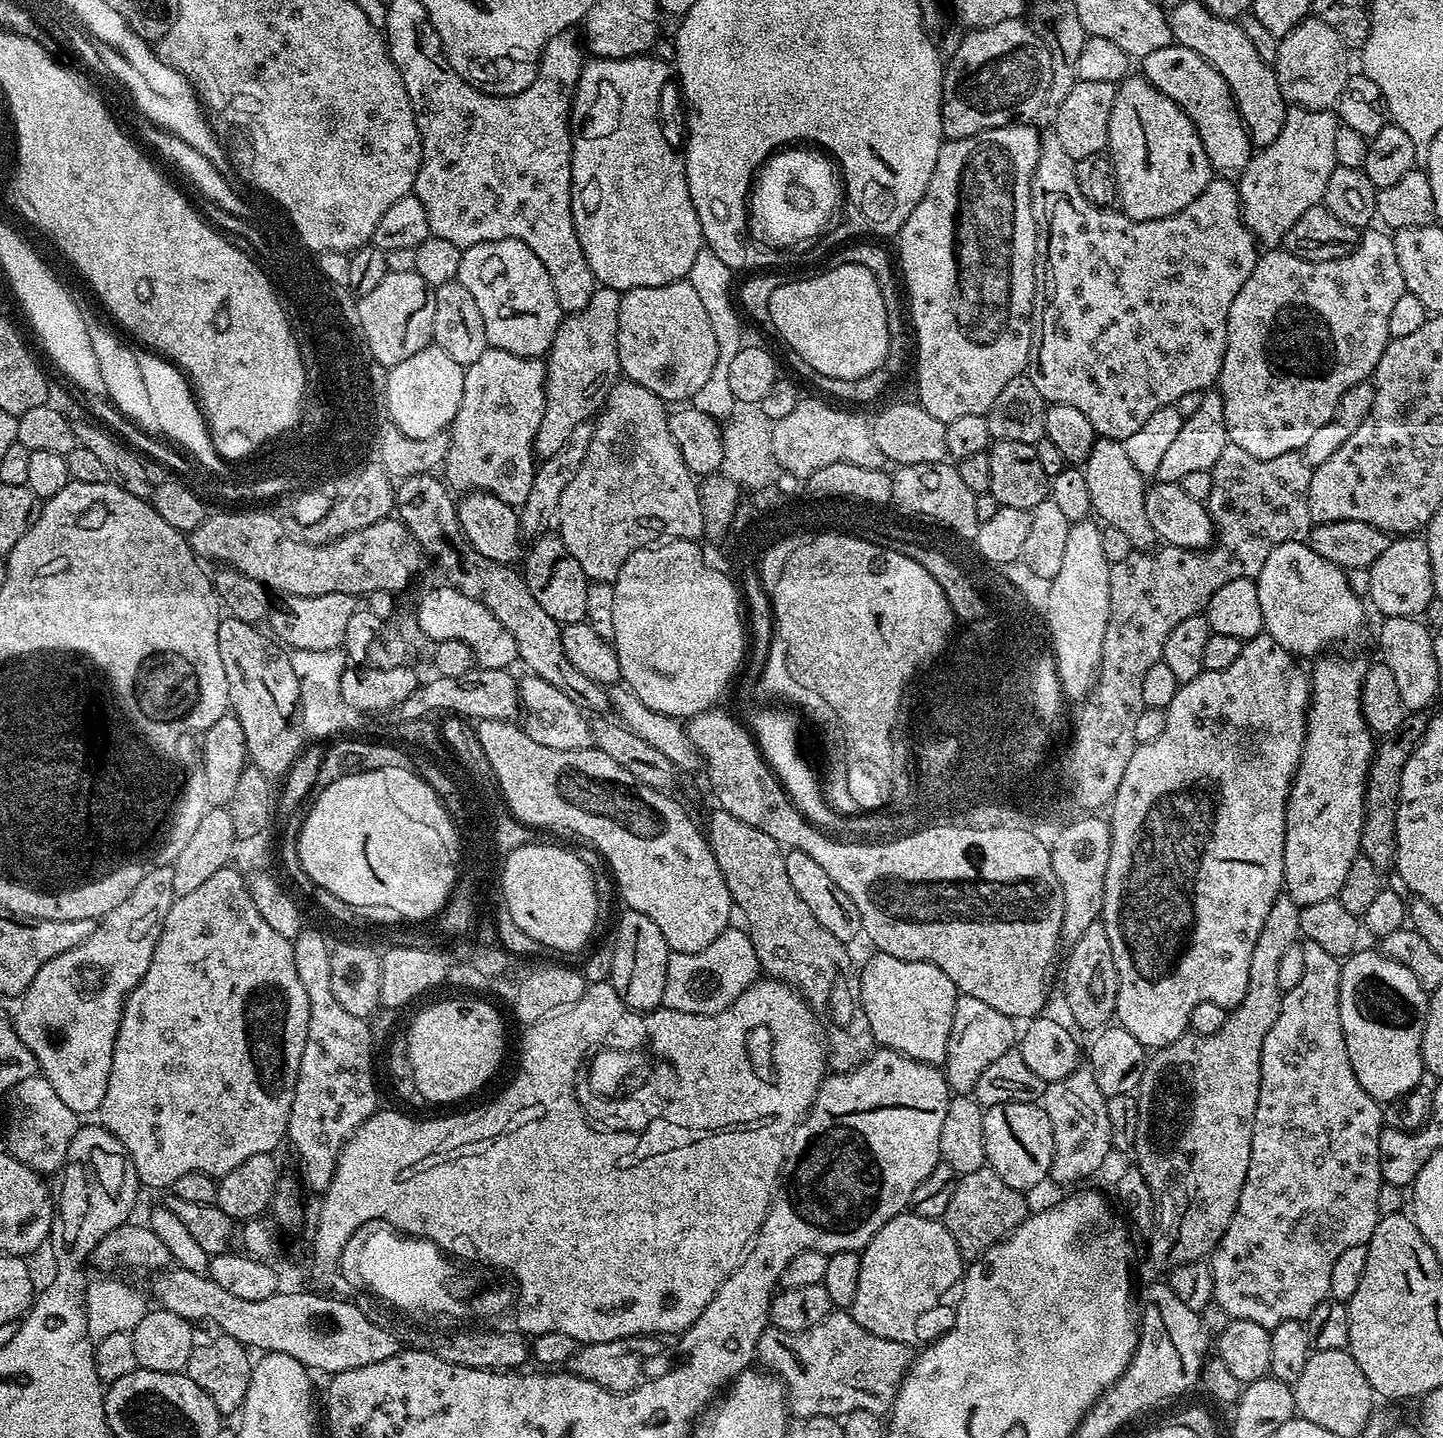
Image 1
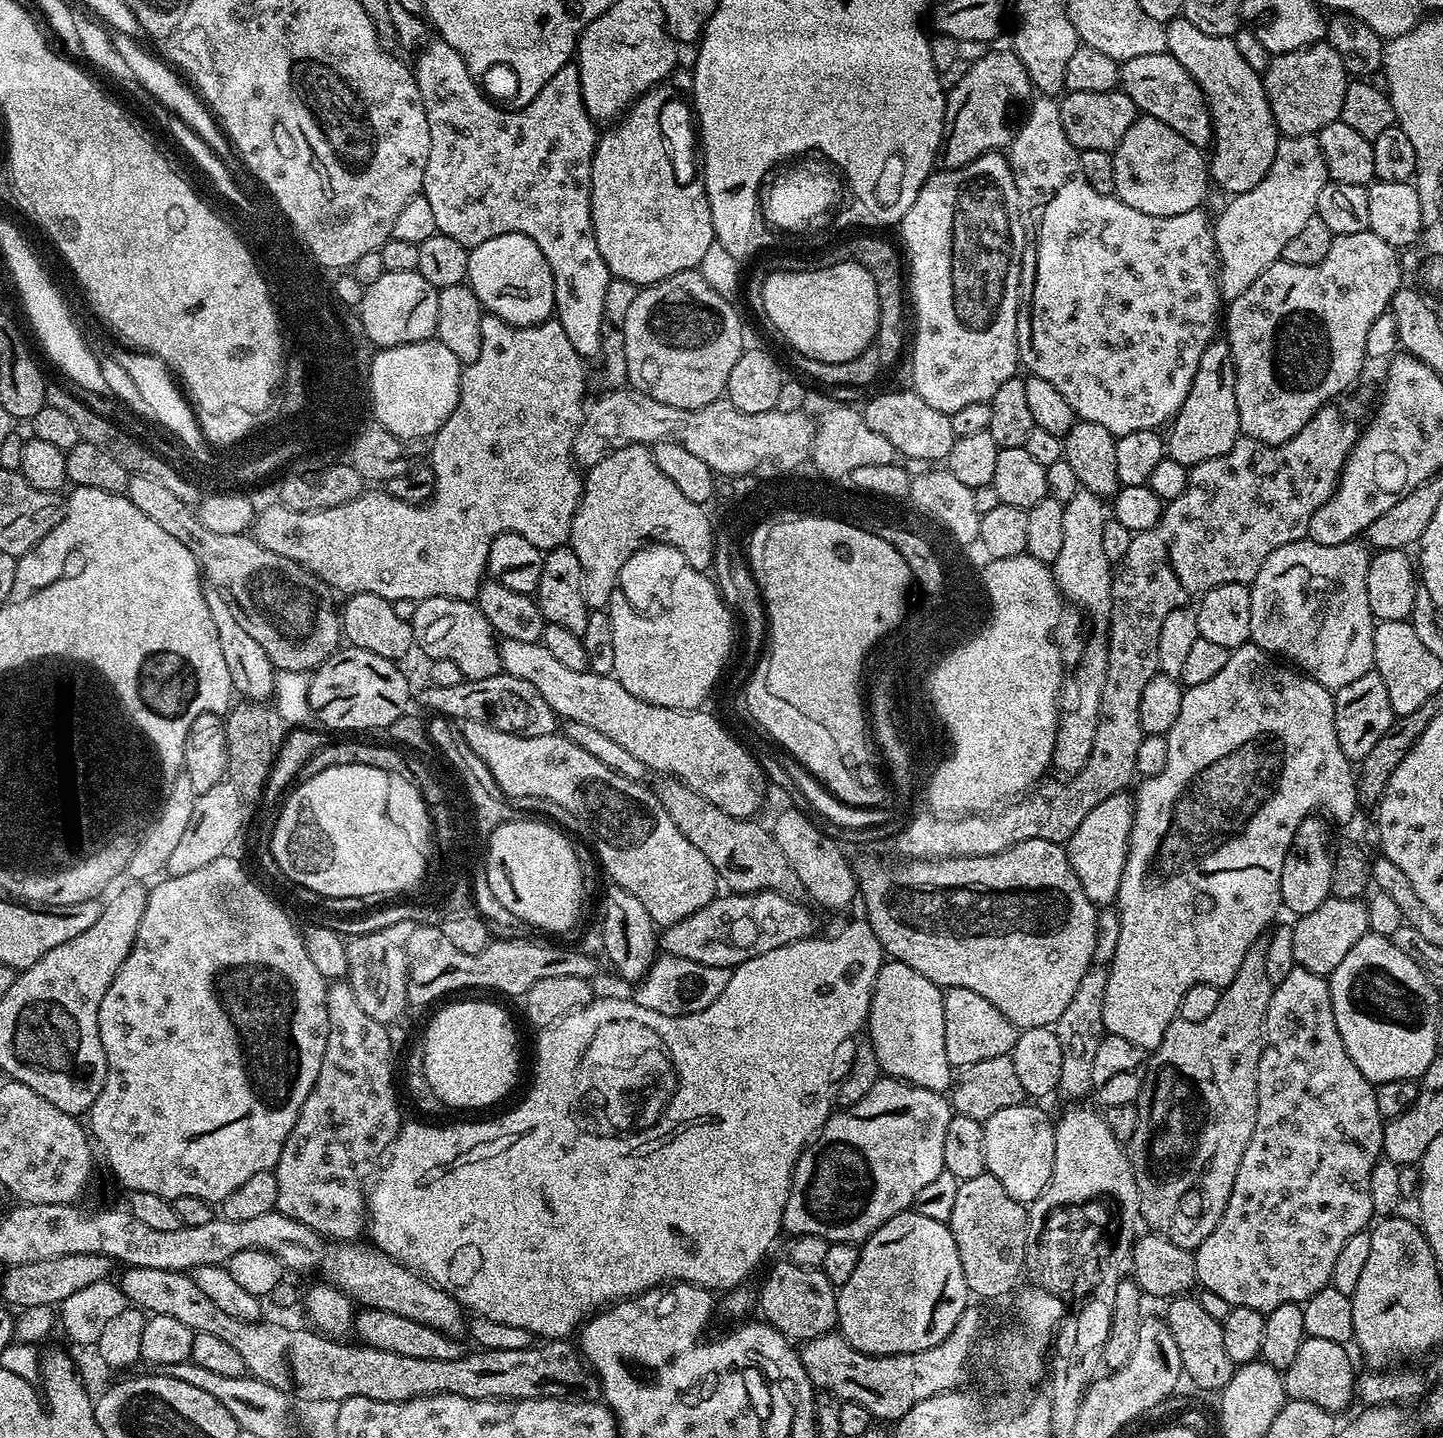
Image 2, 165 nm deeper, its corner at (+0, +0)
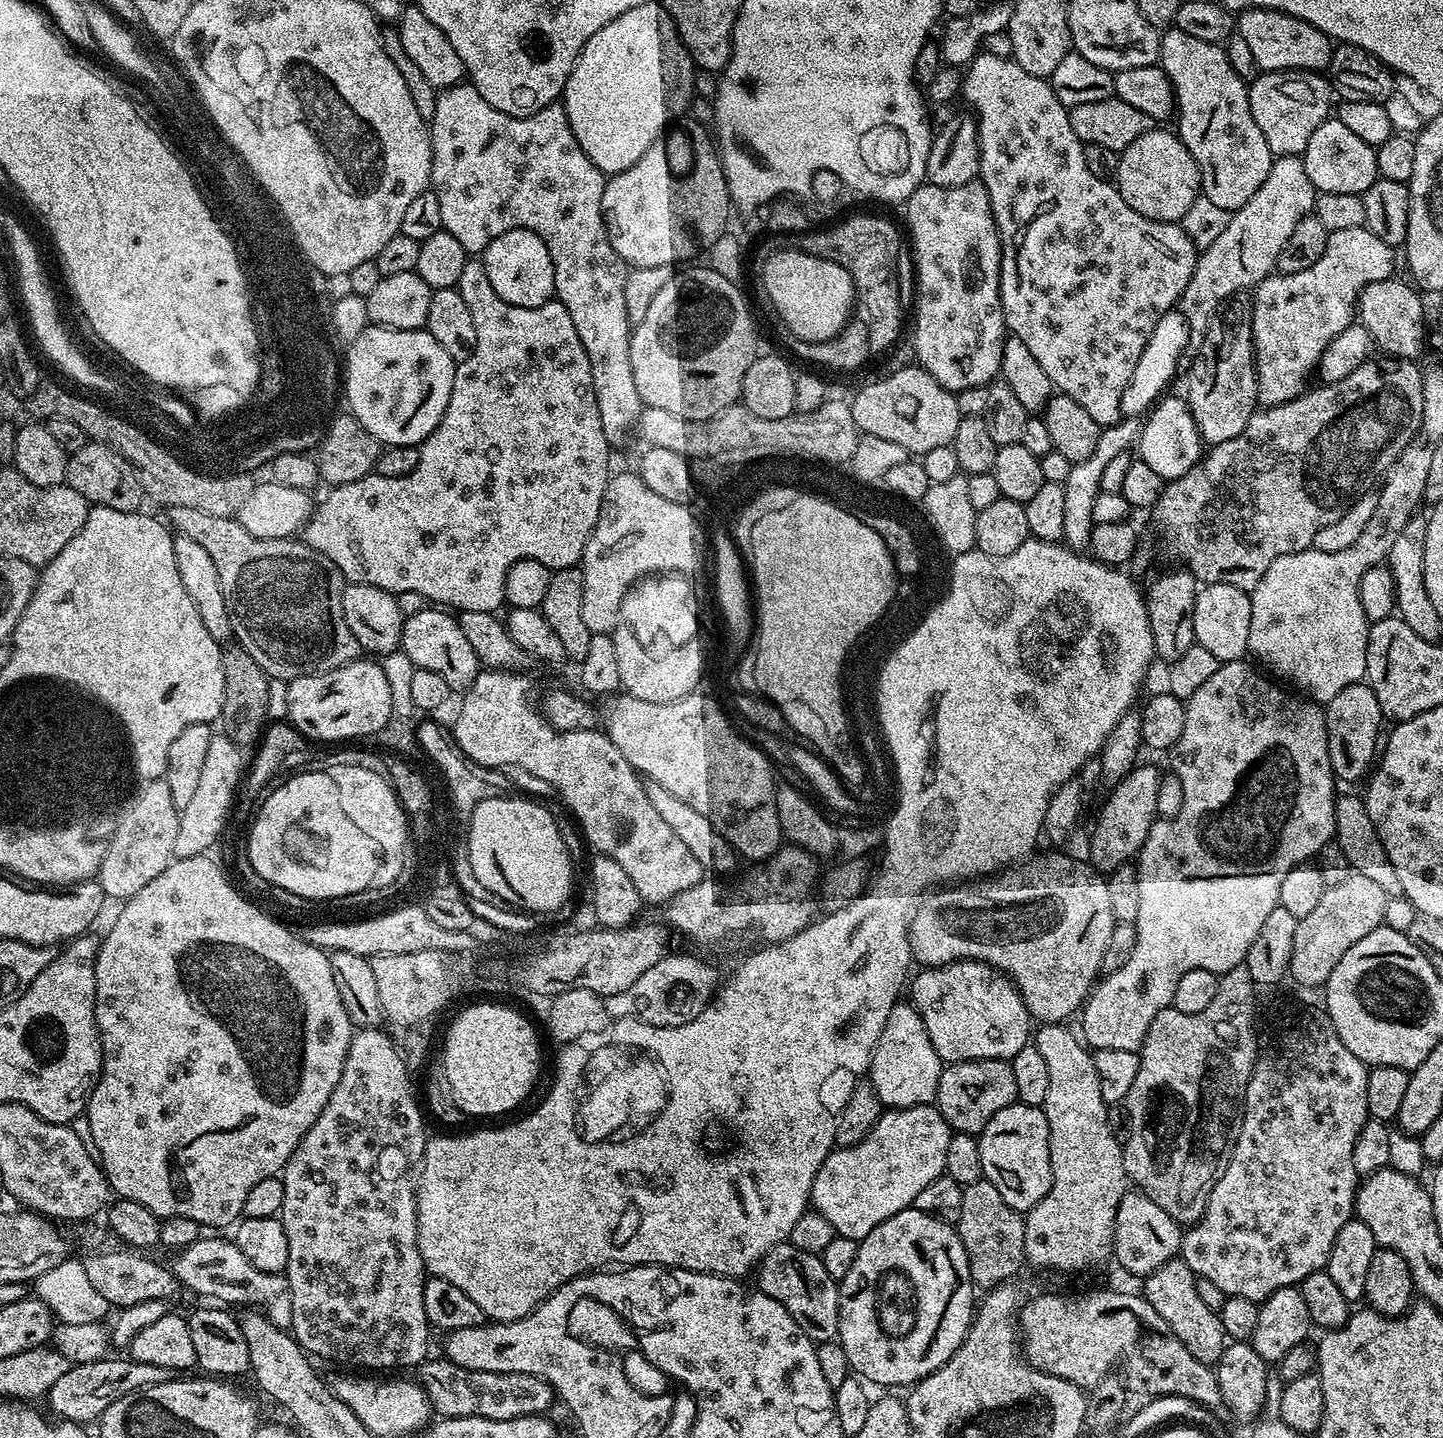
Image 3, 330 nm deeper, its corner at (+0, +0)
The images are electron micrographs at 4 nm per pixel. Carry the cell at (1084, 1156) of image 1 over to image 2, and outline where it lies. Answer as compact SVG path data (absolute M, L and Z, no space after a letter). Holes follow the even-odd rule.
M1093 966L1078 982L1078 990L1074 990L1074 998L1070 998L1070 1006L1062 1010L1062 1018L1054 1026L1058 1042L1062 1046L1062 1074L1060 1075L1059 1095L1064 1095L1068 1102L1080 1102L1084 1095L1092 1092L1094 1082L1094 1058L1098 1054L1098 1046L1106 1033L1102 1022L1102 1006L1106 998L1106 982L1108 973L1103 967Z

